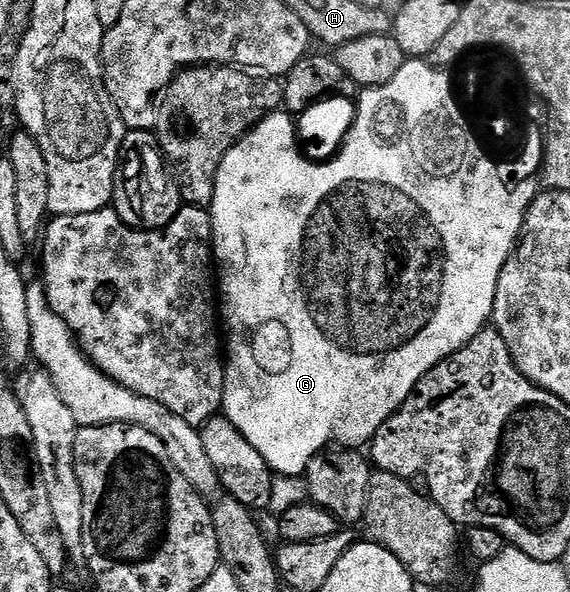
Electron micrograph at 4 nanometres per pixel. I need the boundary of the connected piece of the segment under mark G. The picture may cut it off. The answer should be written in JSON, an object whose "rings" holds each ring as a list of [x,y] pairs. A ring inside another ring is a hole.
{"rings":[[[410,58],[403,65],[403,69],[399,69],[399,73],[395,73],[395,77],[391,77],[391,81],[387,81],[387,85],[366,87],[360,94],[361,100],[357,99],[355,103],[356,115],[353,126],[346,136],[345,142],[342,143],[340,151],[328,161],[314,162],[302,154],[300,150],[297,152],[297,147],[299,149],[298,124],[295,122],[294,116],[278,109],[261,123],[256,123],[229,150],[227,157],[223,157],[223,161],[219,165],[219,173],[215,181],[215,197],[211,208],[213,216],[213,258],[216,263],[215,279],[219,284],[219,315],[223,320],[223,335],[227,340],[223,414],[225,418],[231,421],[231,425],[235,425],[239,429],[239,433],[243,433],[243,437],[247,437],[247,441],[251,441],[251,445],[255,445],[255,449],[259,449],[259,453],[263,453],[263,461],[267,461],[269,468],[277,475],[304,476],[312,459],[326,450],[332,444],[329,443],[332,439],[337,442],[334,444],[345,449],[361,449],[371,444],[375,433],[379,433],[383,423],[400,409],[403,401],[407,401],[407,397],[413,392],[415,385],[419,385],[419,381],[431,368],[439,365],[439,361],[454,355],[459,349],[463,349],[463,345],[470,343],[480,331],[486,330],[487,324],[493,318],[495,285],[499,285],[499,273],[503,273],[503,265],[517,245],[517,239],[521,235],[521,226],[531,201],[539,194],[538,185],[527,185],[523,181],[510,182],[506,175],[497,172],[497,167],[493,167],[493,163],[489,163],[489,159],[485,159],[485,155],[481,155],[481,151],[477,151],[477,143],[473,143],[473,139],[469,139],[469,131],[465,131],[465,123],[461,123],[461,115],[457,115],[457,107],[453,107],[453,99],[449,99],[449,83],[445,83],[445,75],[437,75],[437,67],[431,66],[425,59]]]}

